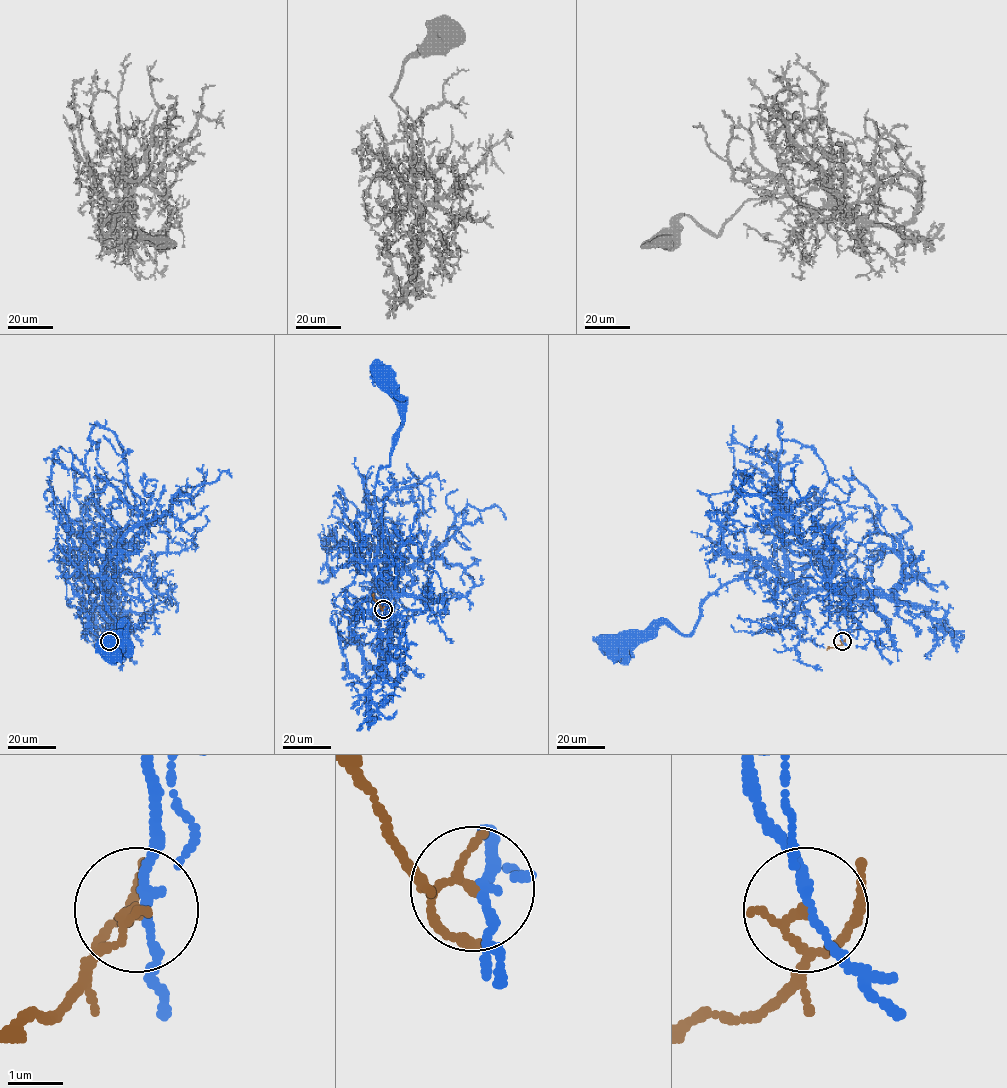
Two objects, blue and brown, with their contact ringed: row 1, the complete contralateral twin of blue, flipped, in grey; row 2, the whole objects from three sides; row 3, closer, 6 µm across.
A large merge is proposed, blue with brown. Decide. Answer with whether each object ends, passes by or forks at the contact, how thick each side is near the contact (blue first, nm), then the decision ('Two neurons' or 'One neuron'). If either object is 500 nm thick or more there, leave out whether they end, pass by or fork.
At the ring blue passes by. At the ring brown passes by. Thickness 150 nm (blue) against 110 nm. Two neurons

